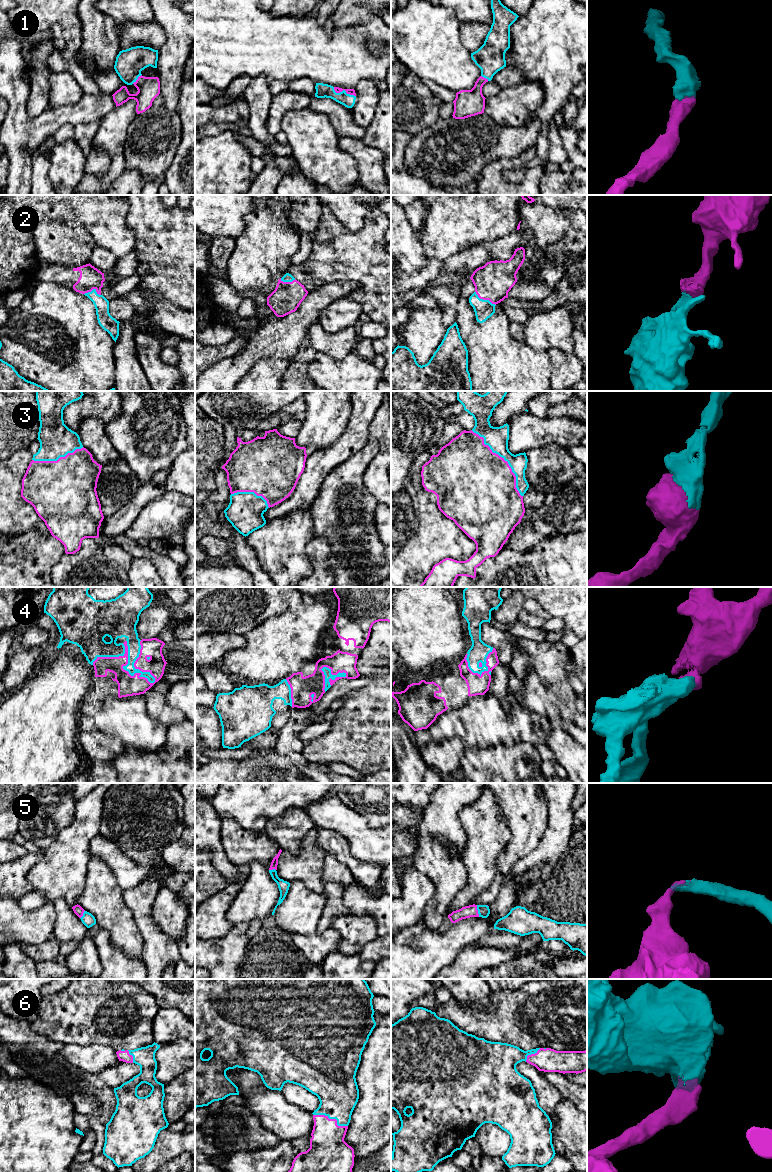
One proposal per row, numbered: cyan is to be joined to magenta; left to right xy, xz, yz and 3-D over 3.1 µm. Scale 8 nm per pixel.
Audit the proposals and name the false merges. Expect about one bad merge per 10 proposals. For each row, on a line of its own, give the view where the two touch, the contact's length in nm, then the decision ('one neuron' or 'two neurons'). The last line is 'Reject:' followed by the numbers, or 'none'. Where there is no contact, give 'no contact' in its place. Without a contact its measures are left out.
1: xz | 200 nm | one neuron
2: yz | 200 nm | one neuron
3: yz | 700 nm | one neuron
4: xy | 550 nm | one neuron
5: yz | 100 nm | one neuron
6: xz | 300 nm | one neuron
Reject: none

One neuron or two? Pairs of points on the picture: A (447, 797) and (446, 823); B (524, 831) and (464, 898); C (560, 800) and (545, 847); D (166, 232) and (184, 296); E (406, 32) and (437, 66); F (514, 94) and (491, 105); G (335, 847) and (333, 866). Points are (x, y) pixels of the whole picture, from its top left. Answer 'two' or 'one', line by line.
A: one
B: two
C: one
D: one
E: one
F: one
G: two

